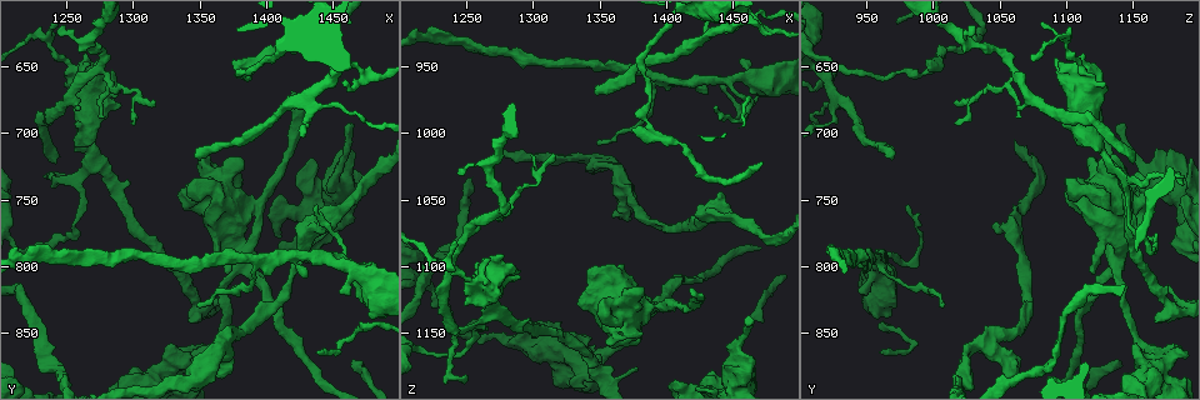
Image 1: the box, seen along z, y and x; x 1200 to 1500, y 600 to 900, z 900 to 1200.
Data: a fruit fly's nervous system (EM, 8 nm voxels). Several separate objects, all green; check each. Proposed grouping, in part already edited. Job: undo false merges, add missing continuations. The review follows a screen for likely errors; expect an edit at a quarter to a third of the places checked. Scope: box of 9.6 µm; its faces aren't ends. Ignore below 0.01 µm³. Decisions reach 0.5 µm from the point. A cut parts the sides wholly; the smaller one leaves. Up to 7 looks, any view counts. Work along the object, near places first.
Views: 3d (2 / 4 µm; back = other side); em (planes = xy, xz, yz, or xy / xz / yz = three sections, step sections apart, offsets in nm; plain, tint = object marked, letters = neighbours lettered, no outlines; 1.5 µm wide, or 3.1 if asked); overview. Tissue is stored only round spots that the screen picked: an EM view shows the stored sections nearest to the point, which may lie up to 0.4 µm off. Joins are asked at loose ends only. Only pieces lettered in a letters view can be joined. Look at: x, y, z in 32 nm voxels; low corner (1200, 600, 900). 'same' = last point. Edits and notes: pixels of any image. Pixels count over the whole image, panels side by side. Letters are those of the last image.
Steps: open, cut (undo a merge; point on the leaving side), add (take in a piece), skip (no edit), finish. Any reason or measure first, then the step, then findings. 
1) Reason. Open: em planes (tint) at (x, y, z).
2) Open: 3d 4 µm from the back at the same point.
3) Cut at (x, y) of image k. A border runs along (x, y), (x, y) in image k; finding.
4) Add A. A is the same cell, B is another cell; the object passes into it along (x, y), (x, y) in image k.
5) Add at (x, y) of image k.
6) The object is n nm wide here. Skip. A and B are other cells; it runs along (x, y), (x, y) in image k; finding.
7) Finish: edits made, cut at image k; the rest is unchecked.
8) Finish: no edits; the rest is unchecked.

Branch stops here. Open: em planes (plain) at (1420, 668, 1120).

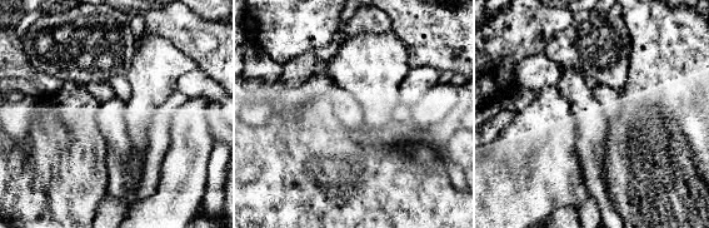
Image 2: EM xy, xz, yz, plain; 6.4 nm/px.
Open: em planes (letters) at the same point.

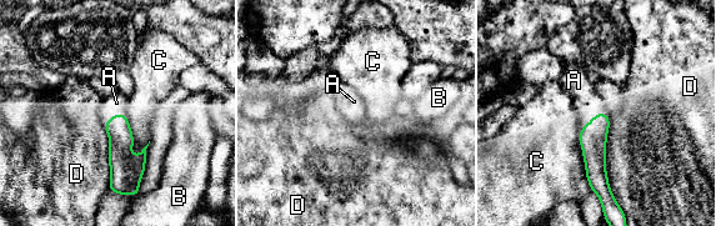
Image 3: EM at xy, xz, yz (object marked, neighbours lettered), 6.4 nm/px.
Add A. A is the same cell, B, C and D are other cells; the object passes into it along (592, 137), (591, 120), (586, 101) in image 3; it goes on there.

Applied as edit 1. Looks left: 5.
Thick turns thin. Open: em planes (letters) at (1484, 830, 956).

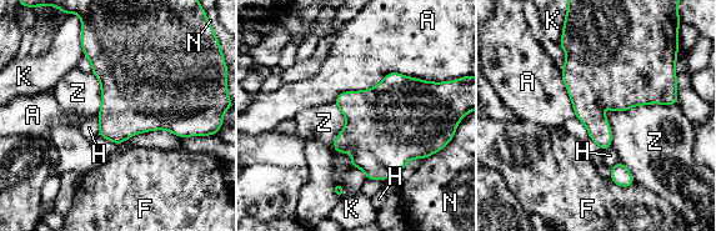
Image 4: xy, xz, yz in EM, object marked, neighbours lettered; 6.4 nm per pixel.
The object is 550 nm wide here; the longest contact is with A, 800 nm. Skip. A, F, H, K, N and Z are other cells; all the same neuron.

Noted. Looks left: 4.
Thin neck. Open: em planes (tint) at (1386, 654, 992).

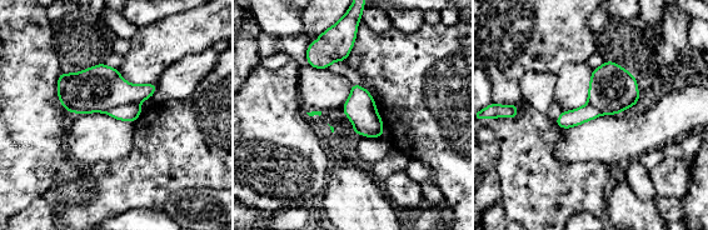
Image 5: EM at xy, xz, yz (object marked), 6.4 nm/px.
Open: em planes (letters) at the same point.

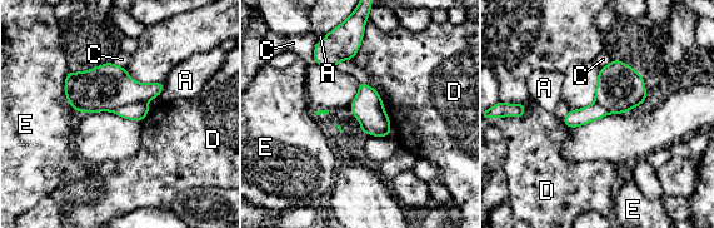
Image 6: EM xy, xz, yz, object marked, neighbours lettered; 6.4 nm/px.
The longest contact is with C, 340 nm. Cut at (105, 88) of image 6. A, C, D and E are other cells; a border runs along (145, 102), (131, 102), (114, 110) in image 6; two neurons meet here.

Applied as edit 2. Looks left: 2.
Finish: edits made, add at image 3, cut at image 6; the rest is unchecked.

